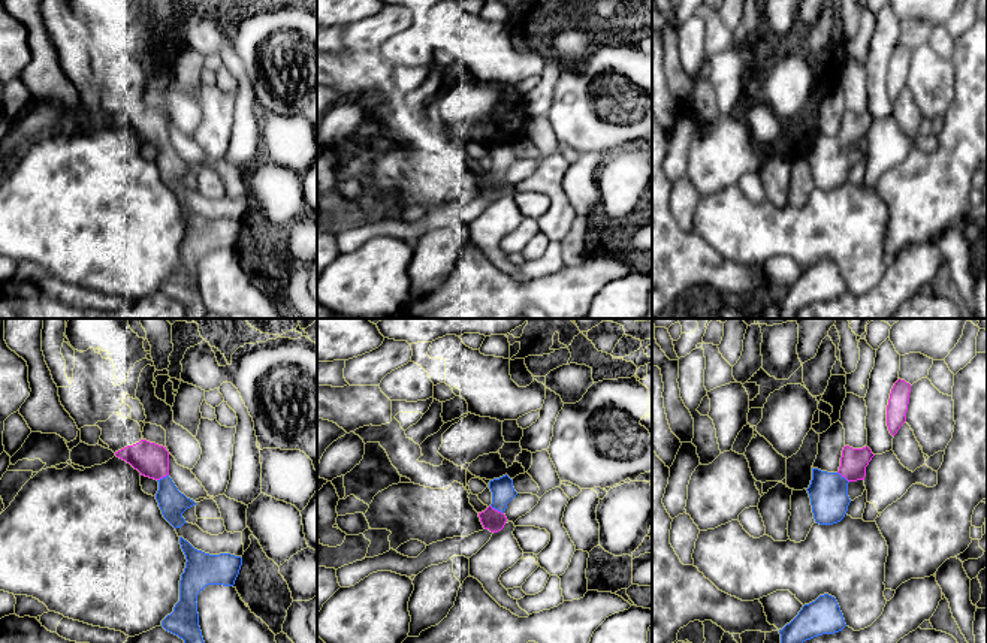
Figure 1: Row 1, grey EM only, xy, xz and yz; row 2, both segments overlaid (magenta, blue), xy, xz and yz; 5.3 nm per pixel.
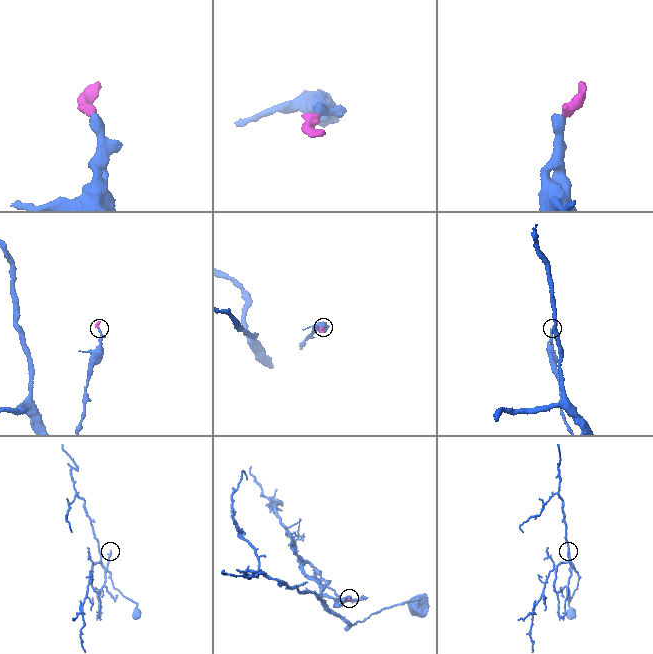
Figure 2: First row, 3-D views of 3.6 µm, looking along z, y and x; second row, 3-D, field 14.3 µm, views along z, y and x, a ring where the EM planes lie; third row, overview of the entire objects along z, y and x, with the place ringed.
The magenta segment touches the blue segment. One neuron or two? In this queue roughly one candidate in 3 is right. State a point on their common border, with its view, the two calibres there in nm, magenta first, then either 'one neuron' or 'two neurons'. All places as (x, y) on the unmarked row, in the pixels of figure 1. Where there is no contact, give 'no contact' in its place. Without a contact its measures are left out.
xz (497, 175) | 120/120 nm | one neuron

